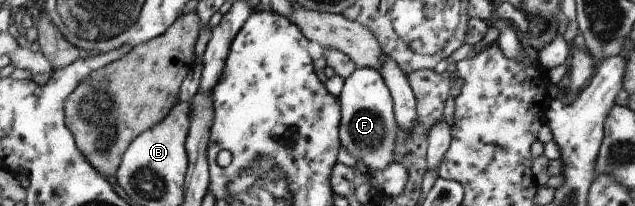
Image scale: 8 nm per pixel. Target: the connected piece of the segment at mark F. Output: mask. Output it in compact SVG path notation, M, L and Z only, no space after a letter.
M358 68L346 81L341 93L338 95L342 106L341 144L357 160L362 159L364 165L372 171L386 169L396 161L396 147L403 136L398 133L393 95L385 82L381 71L377 68Z

